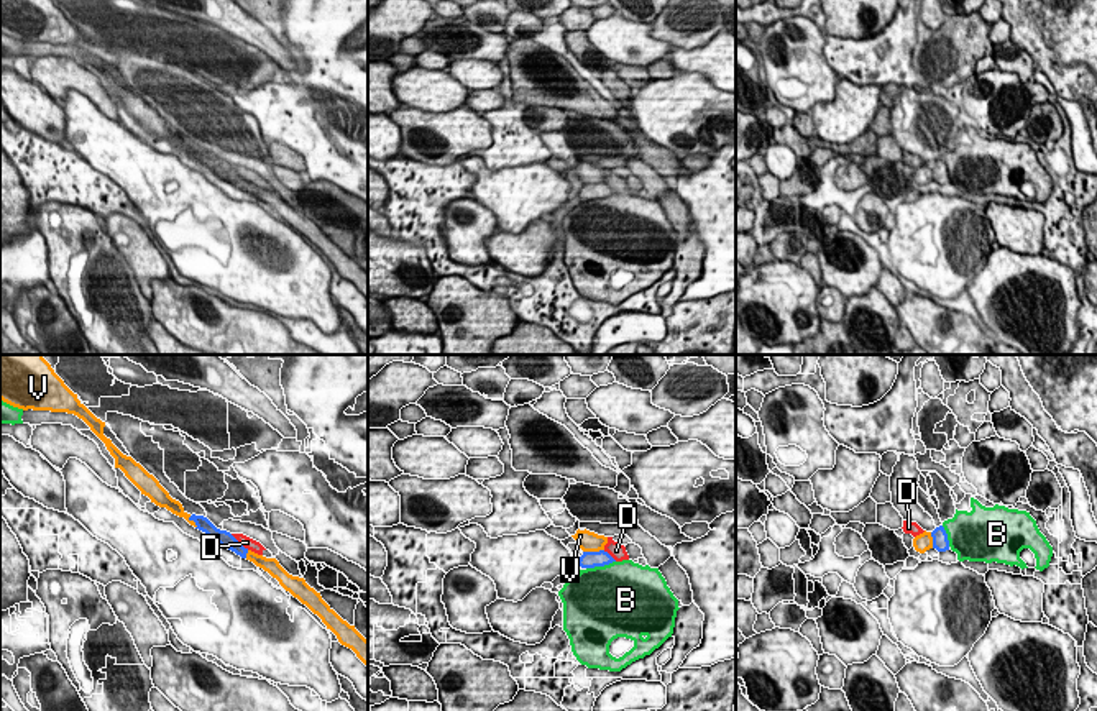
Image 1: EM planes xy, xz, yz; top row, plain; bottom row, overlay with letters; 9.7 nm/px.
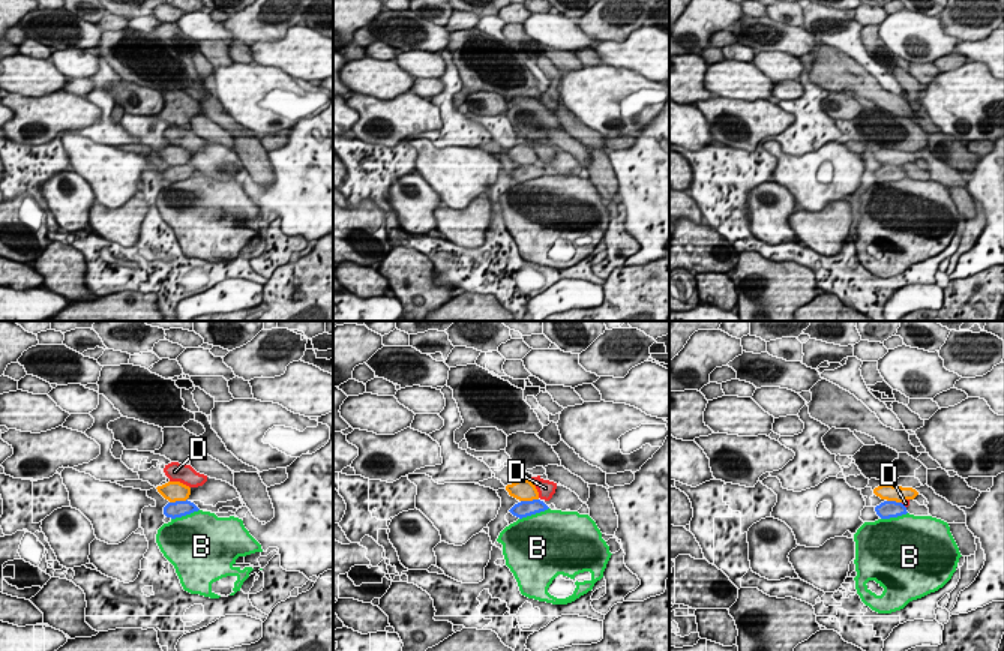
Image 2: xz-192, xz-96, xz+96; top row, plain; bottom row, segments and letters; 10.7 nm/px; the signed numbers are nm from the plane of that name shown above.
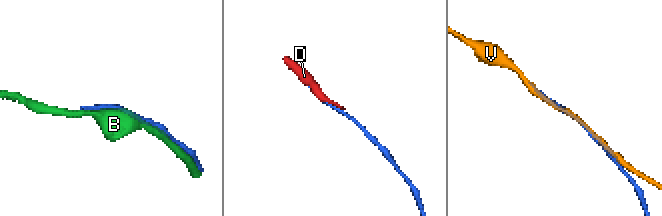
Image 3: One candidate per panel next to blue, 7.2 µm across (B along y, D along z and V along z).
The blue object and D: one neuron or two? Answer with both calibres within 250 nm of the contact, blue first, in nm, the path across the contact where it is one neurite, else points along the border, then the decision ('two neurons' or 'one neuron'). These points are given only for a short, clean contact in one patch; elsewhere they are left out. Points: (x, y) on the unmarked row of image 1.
160/120 nm | along xy (230, 166), (248, 181) | two neurons

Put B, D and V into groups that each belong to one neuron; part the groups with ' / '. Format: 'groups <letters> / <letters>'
groups B / D / V

